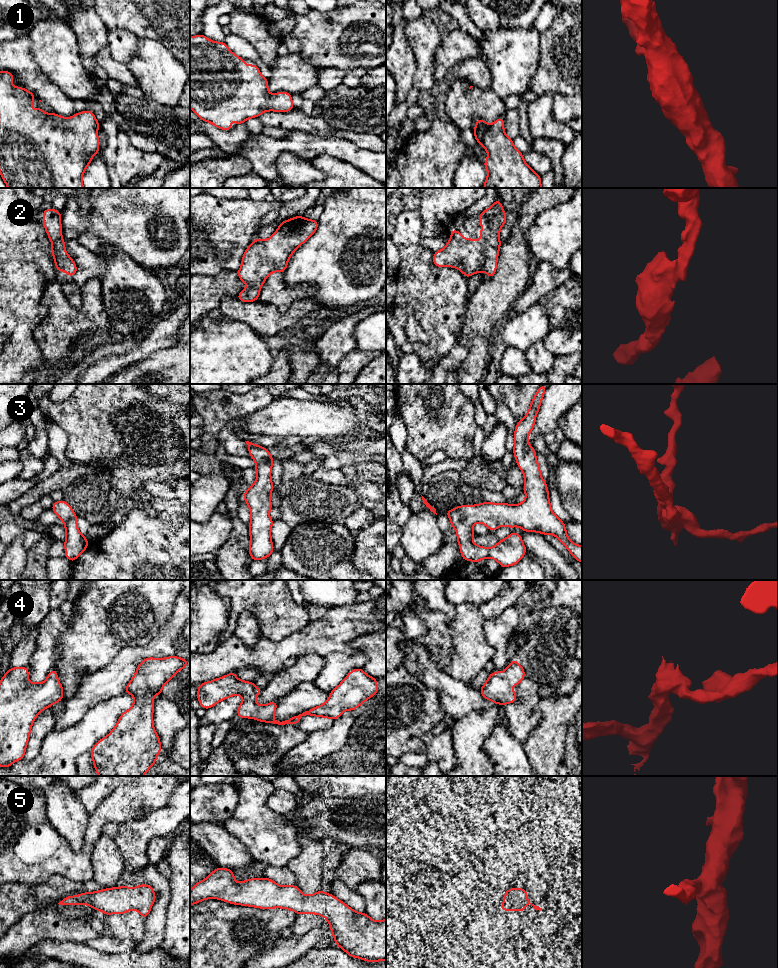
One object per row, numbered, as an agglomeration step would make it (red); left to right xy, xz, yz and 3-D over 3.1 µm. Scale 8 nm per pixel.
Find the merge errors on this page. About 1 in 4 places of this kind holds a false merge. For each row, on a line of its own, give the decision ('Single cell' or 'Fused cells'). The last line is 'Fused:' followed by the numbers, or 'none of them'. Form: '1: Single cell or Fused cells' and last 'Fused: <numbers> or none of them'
1: Single cell
2: Single cell
3: Single cell
4: Single cell
5: Single cell
Fused: none of them

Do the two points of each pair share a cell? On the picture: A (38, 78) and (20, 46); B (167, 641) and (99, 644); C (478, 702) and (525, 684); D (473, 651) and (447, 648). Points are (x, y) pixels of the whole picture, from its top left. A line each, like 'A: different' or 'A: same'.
A: same
B: different
C: different
D: different

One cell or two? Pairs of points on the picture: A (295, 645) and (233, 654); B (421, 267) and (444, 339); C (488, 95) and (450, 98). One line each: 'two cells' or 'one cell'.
A: one cell
B: one cell
C: one cell

